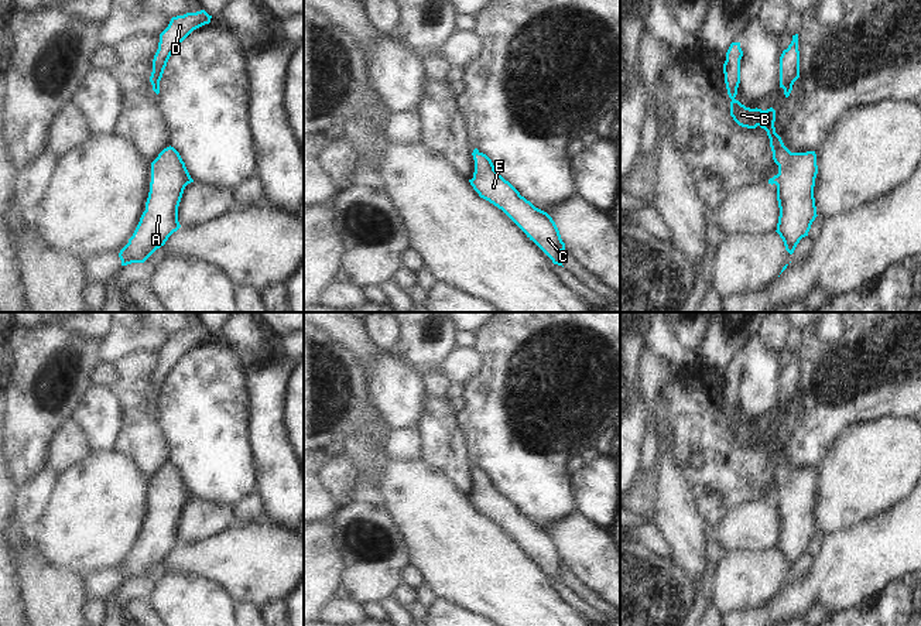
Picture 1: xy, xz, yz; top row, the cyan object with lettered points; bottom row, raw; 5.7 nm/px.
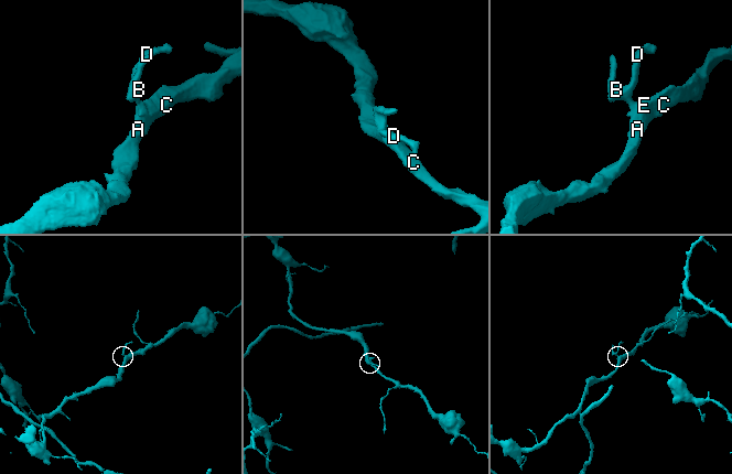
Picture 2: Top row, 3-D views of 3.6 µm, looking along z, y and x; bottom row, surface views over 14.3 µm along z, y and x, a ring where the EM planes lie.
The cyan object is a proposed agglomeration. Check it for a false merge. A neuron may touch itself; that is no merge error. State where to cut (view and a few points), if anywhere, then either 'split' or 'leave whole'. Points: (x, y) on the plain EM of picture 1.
no cut | leave whole

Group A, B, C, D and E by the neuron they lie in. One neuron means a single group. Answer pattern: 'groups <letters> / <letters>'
groups A B C D E

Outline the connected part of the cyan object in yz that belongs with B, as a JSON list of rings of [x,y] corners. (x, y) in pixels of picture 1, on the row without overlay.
[[[732,359],[723,380],[725,400],[730,418],[730,432],[747,445],[760,442],[767,448],[773,476],[778,482],[778,490],[768,496],[777,502],[780,533],[777,550],[784,558],[785,567],[792,571],[800,557],[808,553],[815,537],[816,523],[814,514],[815,495],[818,490],[815,468],[791,469],[776,449],[776,427],[750,425],[736,417],[740,400],[740,376],[743,367],[740,359]]]

